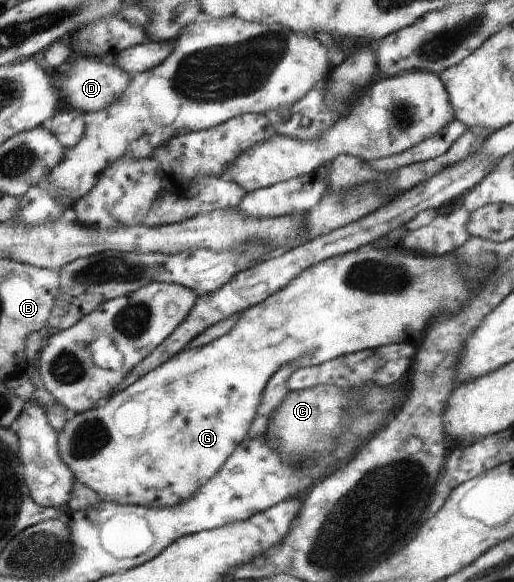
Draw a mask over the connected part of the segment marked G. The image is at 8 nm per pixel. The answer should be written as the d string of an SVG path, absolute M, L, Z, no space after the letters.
M371 246L336 255L322 262L310 265L310 268L303 270L295 279L292 279L284 288L269 296L264 302L245 310L236 324L220 338L213 340L210 344L201 347L190 347L182 349L170 360L157 366L154 370L145 374L134 384L123 391L118 391L110 396L104 404L88 409L81 413L70 415L66 424L57 433L59 444L59 455L63 463L73 472L75 480L84 486L91 488L99 496L100 500L119 505L136 505L154 508L172 508L177 504L184 503L203 485L208 482L226 462L226 459L234 452L234 449L244 439L257 413L264 387L270 377L282 366L291 364L293 367L311 367L321 365L336 357L357 353L366 349L375 349L382 345L392 343L408 343L415 348L424 347L424 338L427 330L442 313L453 311L461 307L472 288L469 286L469 279L466 279L462 270L458 267L455 259L448 256L416 256L416 252L406 250L380 250Z

